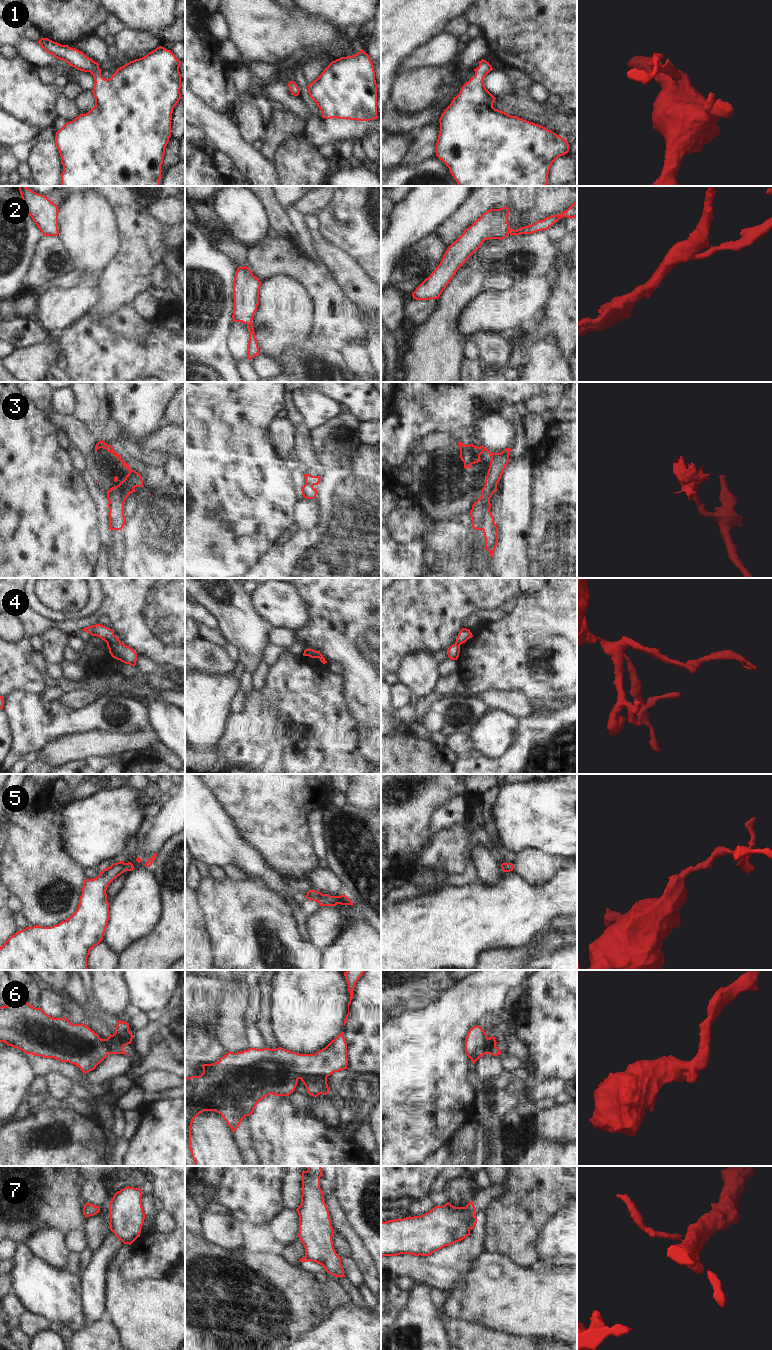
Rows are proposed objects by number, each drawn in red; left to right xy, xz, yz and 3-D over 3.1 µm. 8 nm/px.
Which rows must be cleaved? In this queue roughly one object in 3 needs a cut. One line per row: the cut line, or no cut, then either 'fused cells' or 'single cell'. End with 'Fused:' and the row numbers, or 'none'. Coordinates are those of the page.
1: no cut | single cell
2: no cut | single cell
3: yz (489, 510), (481, 529) | fused cells
4: xy (120, 642), (107, 644) | fused cells
5: no cut | single cell
6: no cut | single cell
7: yz (474, 1216), (470, 1228) | fused cells
Fused: 3, 4, 7

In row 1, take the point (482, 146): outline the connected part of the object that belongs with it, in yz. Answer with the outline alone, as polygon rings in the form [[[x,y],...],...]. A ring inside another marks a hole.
[[[484,59],[478,63],[475,75],[462,86],[439,119],[436,156],[449,168],[458,186],[546,186],[552,163],[569,152],[568,141],[541,125],[495,109],[496,98],[484,85],[484,77],[493,68]]]

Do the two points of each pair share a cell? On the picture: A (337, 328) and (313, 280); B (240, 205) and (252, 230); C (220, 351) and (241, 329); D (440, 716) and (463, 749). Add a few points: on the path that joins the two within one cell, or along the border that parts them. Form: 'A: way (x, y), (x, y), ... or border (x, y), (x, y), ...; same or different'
A: way (330, 316), (327, 310), (327, 297), (323, 292); same
B: way (241, 211), (248, 224); same
C: border (232, 322), (227, 337), (227, 349), (236, 362); different
D: border (468, 734), (452, 734), (448, 737); different

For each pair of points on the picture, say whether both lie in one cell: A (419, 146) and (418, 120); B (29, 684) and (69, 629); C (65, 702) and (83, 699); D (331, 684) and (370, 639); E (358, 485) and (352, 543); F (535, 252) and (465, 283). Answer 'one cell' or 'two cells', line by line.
A: two cells
B: one cell
C: one cell
D: two cells
E: one cell
F: two cells

